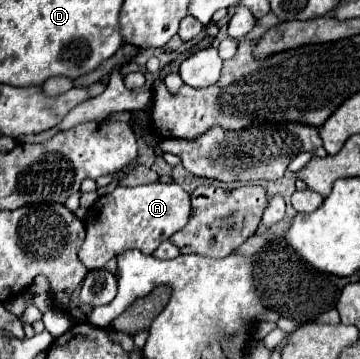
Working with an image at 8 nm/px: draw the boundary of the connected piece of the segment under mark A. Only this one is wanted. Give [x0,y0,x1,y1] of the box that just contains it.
[79,183,191,269]

